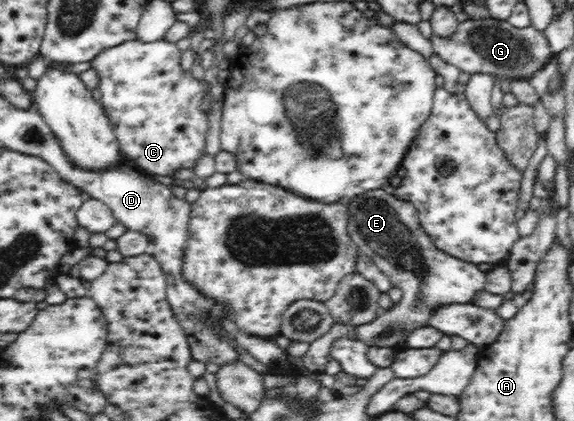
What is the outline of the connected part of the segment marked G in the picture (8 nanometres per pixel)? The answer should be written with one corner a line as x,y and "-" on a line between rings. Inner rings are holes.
471,19
461,22
457,31
449,37
442,38
435,34
430,37
434,53
451,65
458,67
461,72
489,73
500,79
512,80
529,79
536,71
543,69
554,59
546,36
537,31
532,25
526,28
515,28
507,20

